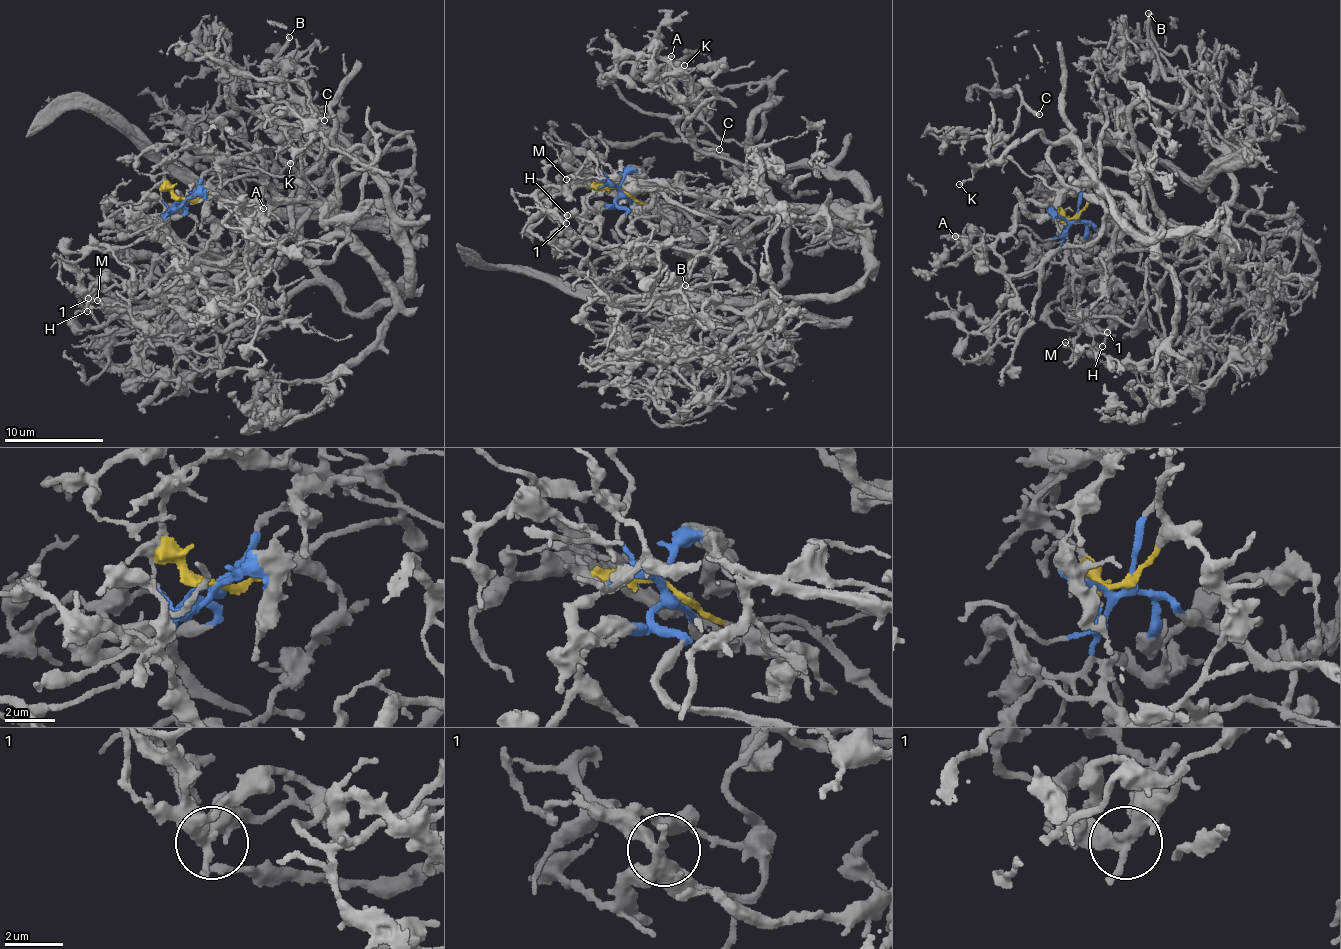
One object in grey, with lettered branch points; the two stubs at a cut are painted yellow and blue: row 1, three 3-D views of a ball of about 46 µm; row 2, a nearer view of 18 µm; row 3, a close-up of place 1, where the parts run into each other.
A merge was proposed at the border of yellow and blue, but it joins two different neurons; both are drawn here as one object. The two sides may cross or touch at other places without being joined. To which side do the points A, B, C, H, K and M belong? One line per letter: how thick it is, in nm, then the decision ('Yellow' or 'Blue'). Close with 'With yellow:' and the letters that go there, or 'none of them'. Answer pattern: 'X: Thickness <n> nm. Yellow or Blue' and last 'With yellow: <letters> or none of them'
A: Thickness 200 nm. Yellow
B: Thickness 340 nm. Blue
C: Thickness 320 nm. Yellow
H: Thickness 180 nm. Blue
K: Thickness 220 nm. Yellow
M: Thickness 170 nm. Blue
With yellow: A, C, K

